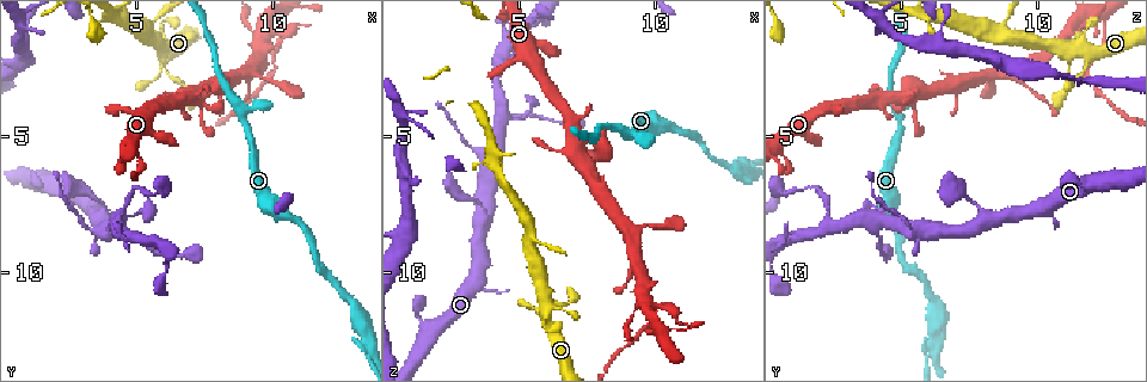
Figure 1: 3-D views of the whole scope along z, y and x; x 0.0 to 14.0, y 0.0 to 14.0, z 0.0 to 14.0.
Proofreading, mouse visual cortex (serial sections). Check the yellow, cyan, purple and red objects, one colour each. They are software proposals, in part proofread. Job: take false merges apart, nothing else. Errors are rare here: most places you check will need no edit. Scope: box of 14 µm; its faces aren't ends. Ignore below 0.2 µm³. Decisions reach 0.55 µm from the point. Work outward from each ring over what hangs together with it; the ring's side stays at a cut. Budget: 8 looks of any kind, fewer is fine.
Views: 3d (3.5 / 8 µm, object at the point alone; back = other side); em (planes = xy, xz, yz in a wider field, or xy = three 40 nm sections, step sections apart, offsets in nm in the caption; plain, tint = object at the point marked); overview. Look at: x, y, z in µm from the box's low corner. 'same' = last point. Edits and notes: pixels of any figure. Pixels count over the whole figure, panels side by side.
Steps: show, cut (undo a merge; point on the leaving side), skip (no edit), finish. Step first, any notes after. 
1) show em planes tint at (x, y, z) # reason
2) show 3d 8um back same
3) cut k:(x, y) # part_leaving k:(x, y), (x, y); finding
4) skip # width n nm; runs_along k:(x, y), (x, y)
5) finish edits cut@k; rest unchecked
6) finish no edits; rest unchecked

show 3d 8um at (3.9, 7.8, 8.1) # thick turns thin

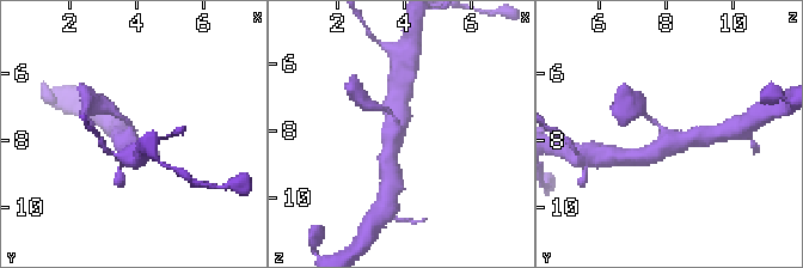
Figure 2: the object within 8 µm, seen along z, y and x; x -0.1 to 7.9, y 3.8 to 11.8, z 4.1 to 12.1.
show 3d 3.5um at (3.8, 7.8, 8.0)

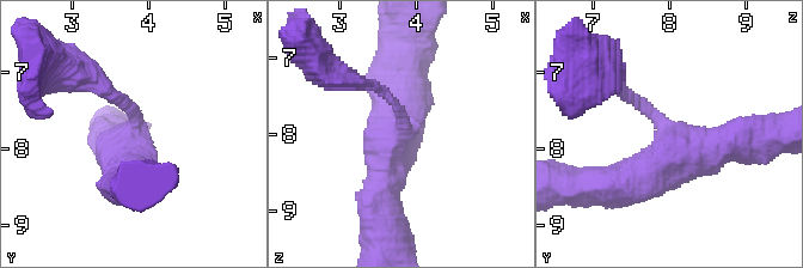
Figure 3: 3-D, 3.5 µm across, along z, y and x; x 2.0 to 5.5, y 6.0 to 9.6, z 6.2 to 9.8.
show em xy step 2 tint at (3.75, 7.80, 8.05) # arms 3; arm_widths 150, 400, 600 nm

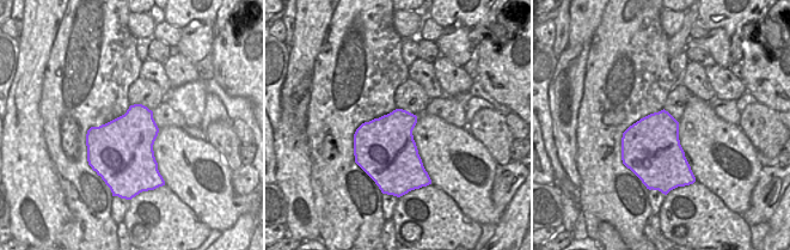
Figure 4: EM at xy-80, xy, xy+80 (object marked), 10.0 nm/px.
skip # runs_along 3:(749, 141), (673, 156), (606, 186); one cell here

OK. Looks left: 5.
show 3d 3.5um at (4.2, 8.4, 2.3) # arms part here

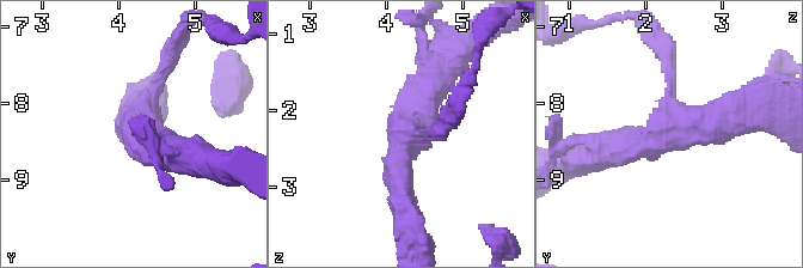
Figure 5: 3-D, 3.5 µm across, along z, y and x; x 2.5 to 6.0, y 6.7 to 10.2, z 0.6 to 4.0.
show em xy step 1 tint at (4.30, 8.35, 2.35) # arms 3; arm_widths 150, 350, 400 nm

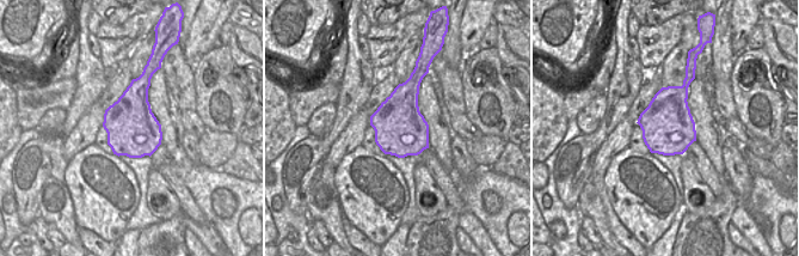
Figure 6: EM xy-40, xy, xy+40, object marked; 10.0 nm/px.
skip # runs_along 5:(746, 114), (607, 150); one cell here

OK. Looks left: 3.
show 3d 8um at (13.4, 12.8, 6.0) # sudden change in width

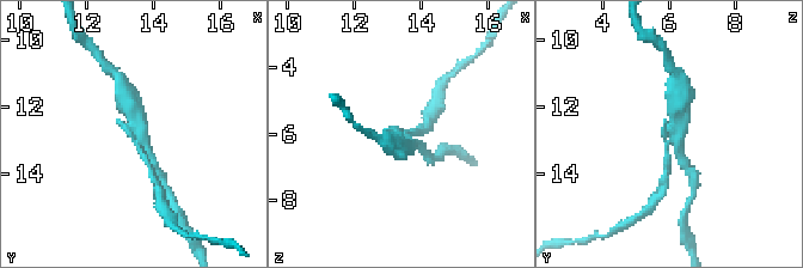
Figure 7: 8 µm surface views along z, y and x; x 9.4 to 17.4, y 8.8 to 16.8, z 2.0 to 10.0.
show em xy step 3 tint at (13.4, 12.7, 6.0) # arms 3; arm_widths 200, 300, 350 nm

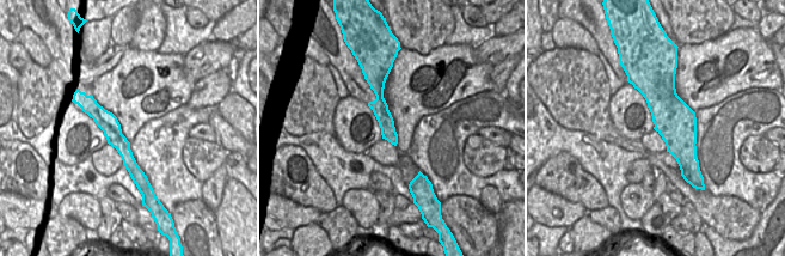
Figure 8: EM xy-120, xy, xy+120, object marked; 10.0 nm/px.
cut 7:(667, 159) # part_leaving 7:(669, 133), (666, 138), (668, 162), (664, 172); two cells meet here

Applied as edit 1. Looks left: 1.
finish edits cut@7; rest unchecked

